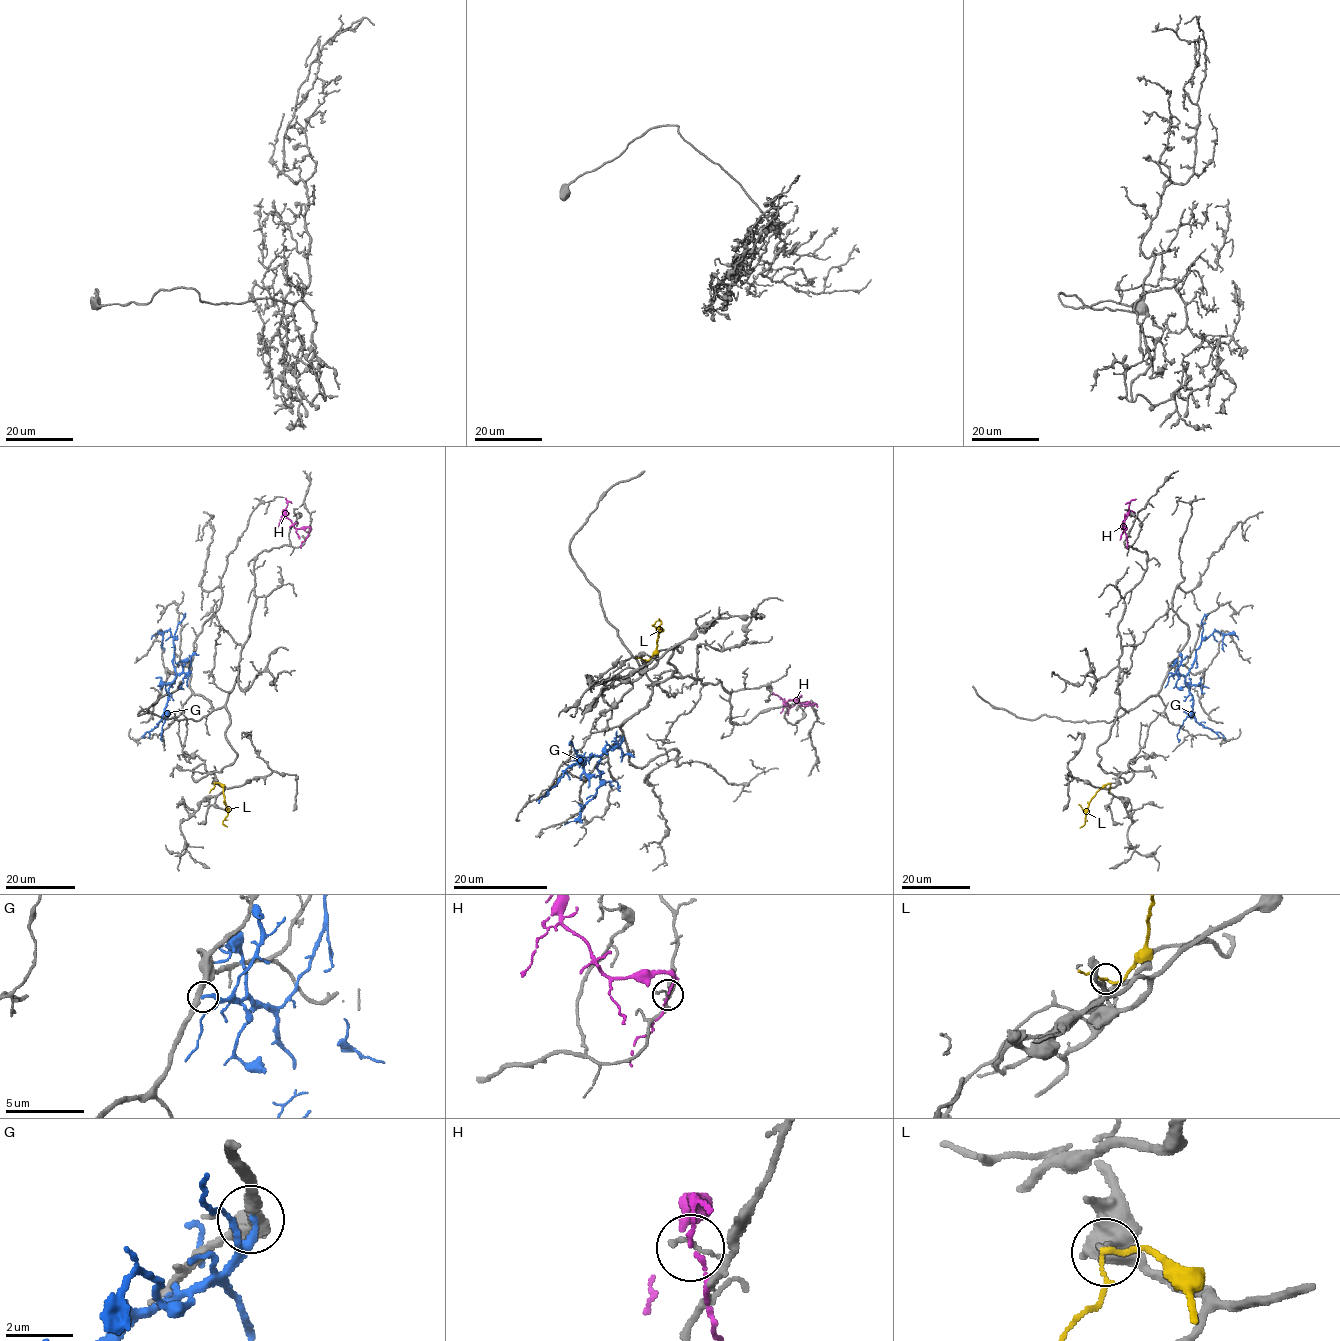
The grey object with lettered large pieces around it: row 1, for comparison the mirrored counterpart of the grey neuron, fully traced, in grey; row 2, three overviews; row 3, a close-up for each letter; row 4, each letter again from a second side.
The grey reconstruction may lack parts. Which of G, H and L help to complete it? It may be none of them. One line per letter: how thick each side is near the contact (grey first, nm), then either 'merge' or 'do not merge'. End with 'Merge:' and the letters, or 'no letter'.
G: 360 nm thick on the grey side, 240 nm on the other; do not merge
H: 140 nm thick on the grey side, 90 nm on the other; do not merge
L: 150 nm thick on the grey side, 120 nm on the other; merge
Merge: L

